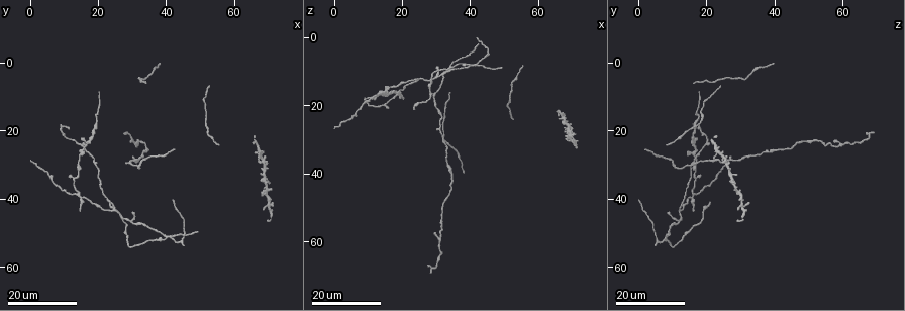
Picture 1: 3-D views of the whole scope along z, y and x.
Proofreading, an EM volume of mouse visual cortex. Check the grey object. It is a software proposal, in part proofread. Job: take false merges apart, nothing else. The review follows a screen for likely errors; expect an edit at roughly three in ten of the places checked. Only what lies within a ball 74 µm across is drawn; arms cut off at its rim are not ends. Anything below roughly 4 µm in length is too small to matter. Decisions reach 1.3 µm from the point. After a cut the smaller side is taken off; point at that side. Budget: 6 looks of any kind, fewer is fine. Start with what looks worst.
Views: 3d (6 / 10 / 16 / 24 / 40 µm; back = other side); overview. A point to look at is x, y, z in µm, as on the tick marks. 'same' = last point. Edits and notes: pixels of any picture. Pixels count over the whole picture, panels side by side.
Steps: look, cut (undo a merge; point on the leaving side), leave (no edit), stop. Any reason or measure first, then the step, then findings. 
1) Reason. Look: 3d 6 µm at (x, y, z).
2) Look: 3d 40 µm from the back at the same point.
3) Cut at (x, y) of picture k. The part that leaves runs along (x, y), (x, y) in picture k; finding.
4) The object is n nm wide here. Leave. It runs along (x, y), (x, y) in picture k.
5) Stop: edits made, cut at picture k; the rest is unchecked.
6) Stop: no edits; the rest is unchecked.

Branch point. Look: 3d 16 µm at (29.0, 29.5, 16.5).

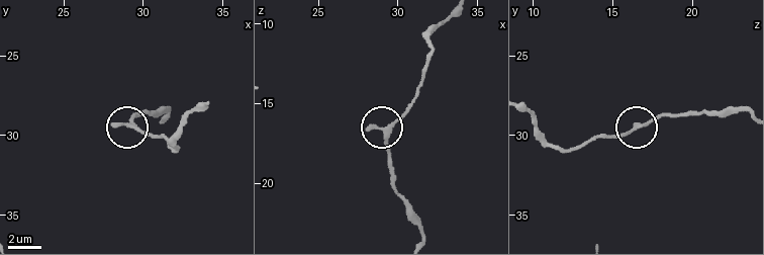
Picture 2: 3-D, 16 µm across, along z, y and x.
Closer look. Look: 3d 10 µm at (29.5, 29.6, 16.7).

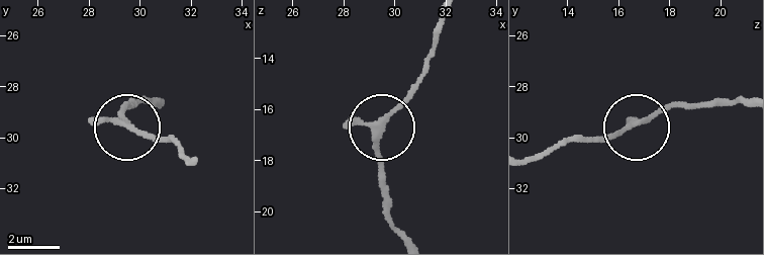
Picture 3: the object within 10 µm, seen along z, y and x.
3 arms meet here. Leave. One neuron here.

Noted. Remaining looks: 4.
Three-way junction. Look: 3d 16 µm at (30.0, 46.0, 12.0).

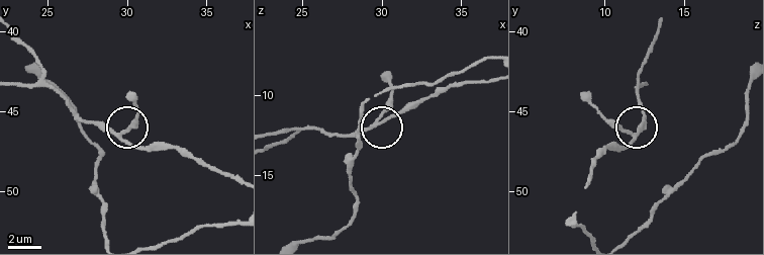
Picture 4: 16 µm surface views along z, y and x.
Look: 3d 6 µm at (29.6, 46.5, 11.9).

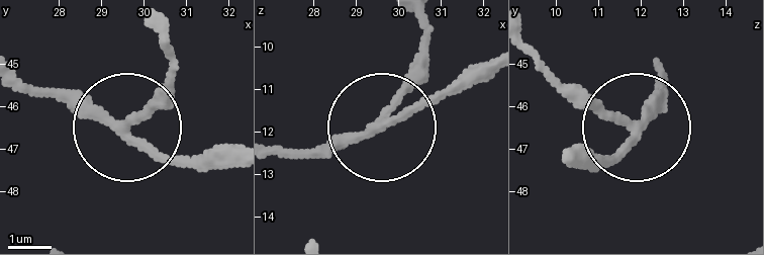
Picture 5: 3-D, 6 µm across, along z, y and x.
The side arm is 5 µm long. Leave. It runs along (656, 66), (664, 87), (631, 123), (598, 116), (559, 80) in picture 5; one neuron here.

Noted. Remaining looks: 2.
Three arms meet. Look: 3d 16 µm at (24.5, 43.5, 11.5).

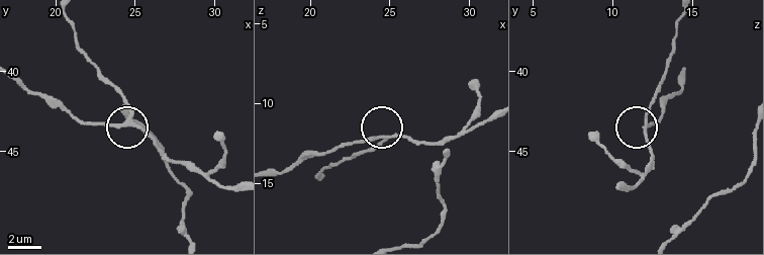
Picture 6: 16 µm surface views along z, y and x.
Zoom in. Look: 3d 10 µm at (24.6, 43.4, 12.0).

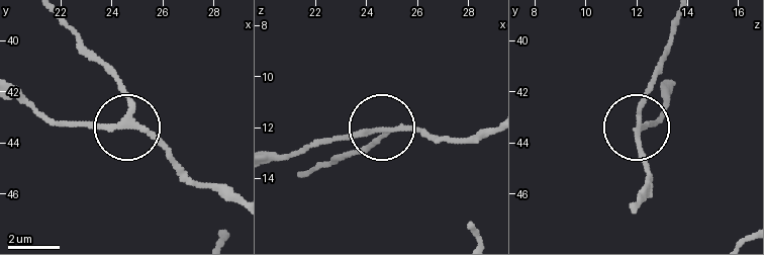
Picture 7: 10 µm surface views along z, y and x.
The side arm is 53 µm long. Leave. It runs along (678, 19), (637, 117), (644, 167) in picture 7; one neuron here.

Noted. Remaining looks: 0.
Stop: no edits; the rest is unchecked.

